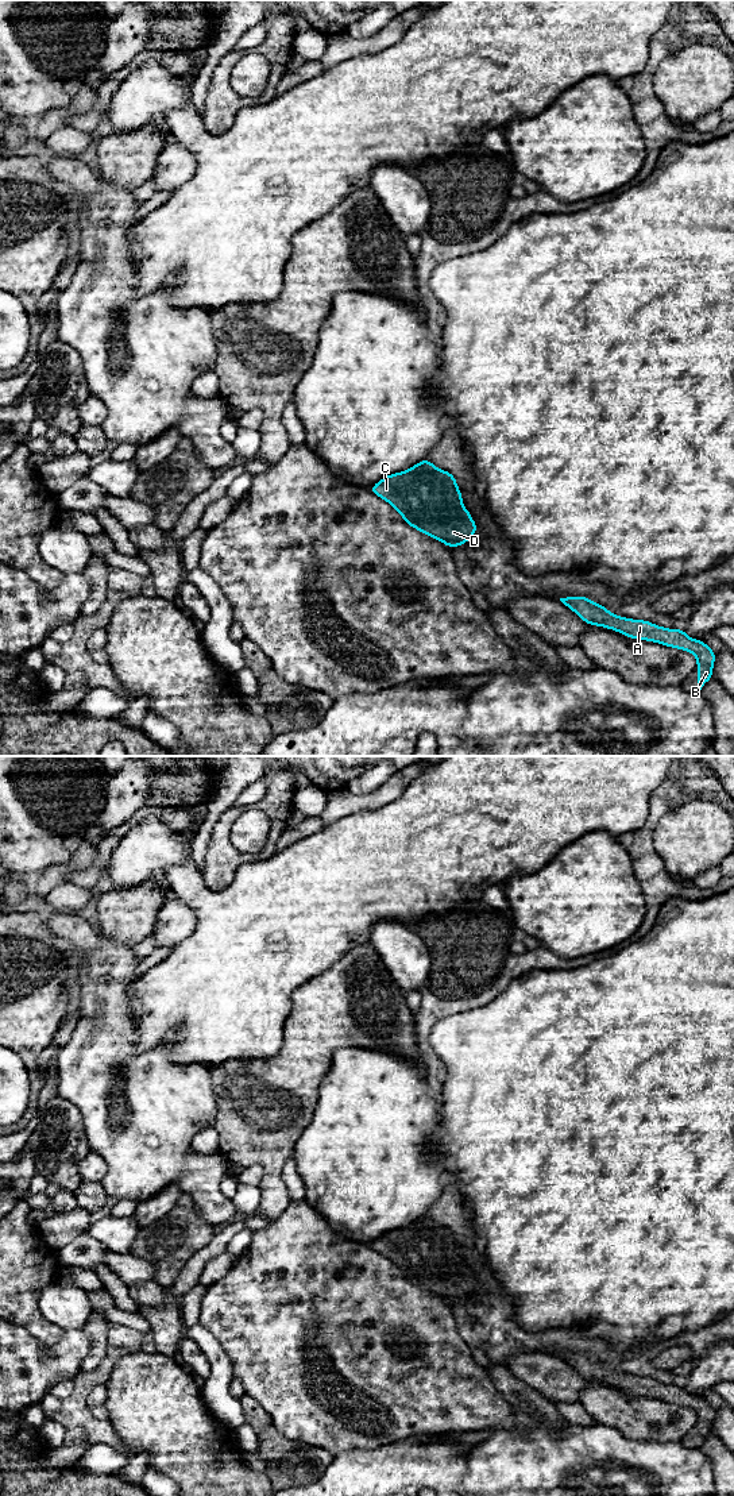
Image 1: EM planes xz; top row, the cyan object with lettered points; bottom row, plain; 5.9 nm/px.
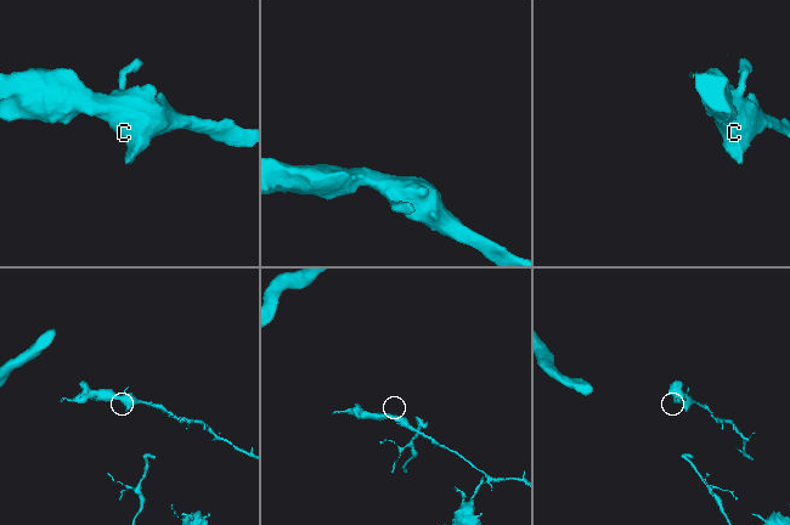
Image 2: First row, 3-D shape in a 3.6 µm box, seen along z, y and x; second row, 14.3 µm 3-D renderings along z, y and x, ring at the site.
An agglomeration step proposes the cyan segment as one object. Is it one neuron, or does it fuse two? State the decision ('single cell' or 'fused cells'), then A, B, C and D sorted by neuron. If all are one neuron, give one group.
single cell; A B C D

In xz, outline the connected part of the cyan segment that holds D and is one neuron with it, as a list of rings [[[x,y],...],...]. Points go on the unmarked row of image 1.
[[[428,1214],[399,1227],[383,1233],[370,1244],[376,1253],[389,1258],[412,1284],[441,1298],[447,1303],[464,1302],[476,1288],[478,1283],[463,1262],[463,1252],[452,1229],[437,1225]]]

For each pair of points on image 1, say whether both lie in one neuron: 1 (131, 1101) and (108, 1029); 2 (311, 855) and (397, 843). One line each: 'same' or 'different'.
1: same
2: same

